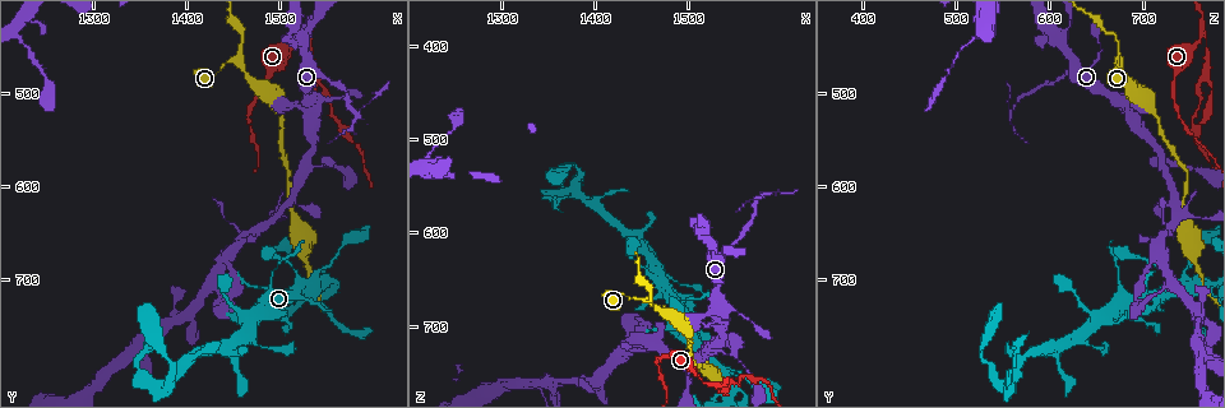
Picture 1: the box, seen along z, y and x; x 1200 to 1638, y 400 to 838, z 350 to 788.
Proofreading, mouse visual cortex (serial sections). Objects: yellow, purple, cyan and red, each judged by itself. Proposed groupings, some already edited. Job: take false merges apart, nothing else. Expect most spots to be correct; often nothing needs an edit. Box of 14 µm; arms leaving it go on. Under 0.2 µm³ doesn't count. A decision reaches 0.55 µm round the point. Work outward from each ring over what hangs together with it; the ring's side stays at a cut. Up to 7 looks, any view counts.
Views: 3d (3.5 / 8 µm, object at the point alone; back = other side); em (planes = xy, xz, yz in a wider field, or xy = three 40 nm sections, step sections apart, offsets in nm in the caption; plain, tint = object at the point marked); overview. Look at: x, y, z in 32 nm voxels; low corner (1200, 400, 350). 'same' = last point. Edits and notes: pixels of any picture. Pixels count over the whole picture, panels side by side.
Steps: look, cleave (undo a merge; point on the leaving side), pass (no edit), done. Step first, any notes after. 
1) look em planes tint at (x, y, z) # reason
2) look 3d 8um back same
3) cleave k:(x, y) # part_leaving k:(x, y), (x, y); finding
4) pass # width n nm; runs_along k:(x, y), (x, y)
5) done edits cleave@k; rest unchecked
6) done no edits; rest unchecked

look 3d 3.5um at (1530, 570, 720)

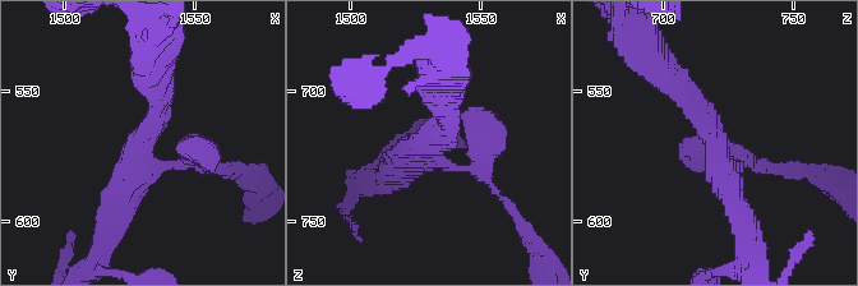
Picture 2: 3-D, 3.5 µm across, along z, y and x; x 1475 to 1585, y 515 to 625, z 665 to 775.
look em xy step 2 tint at (1526, 575, 721) # shape alone is not enough

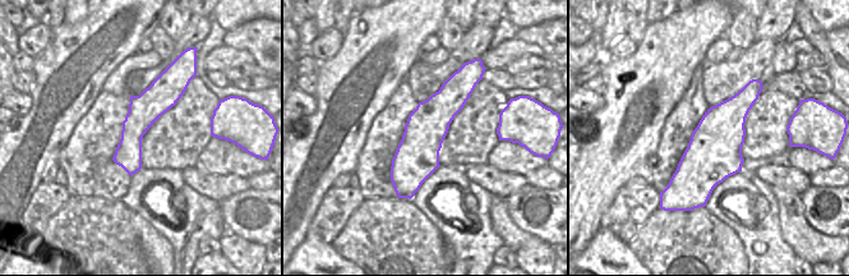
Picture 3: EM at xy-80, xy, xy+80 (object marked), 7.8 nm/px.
pass # all the same cell

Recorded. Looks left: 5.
look 3d 3.5um at (1525, 440, 760)

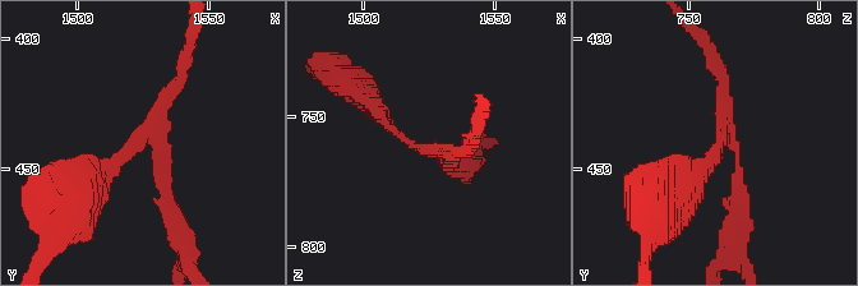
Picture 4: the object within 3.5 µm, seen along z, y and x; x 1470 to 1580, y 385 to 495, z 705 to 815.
look em xy step 3 tint at (1525, 437, 764) # now the EM

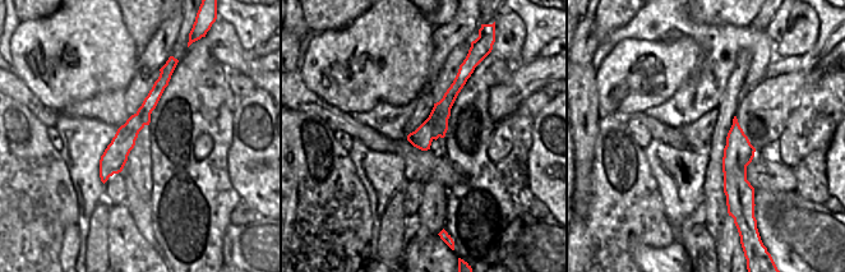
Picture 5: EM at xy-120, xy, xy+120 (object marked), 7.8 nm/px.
cleave 4:(167, 183) # width 180 nm; part_leaving 4:(153, 138), (185, 255); a second cell is stuck on

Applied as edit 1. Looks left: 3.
look 3d 3.5um at (1450, 465, 670)

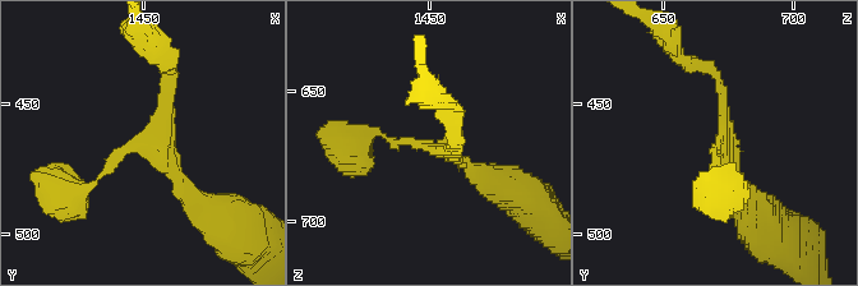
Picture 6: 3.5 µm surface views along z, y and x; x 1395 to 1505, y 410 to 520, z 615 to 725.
look em planes tint at (1450, 465, 671)

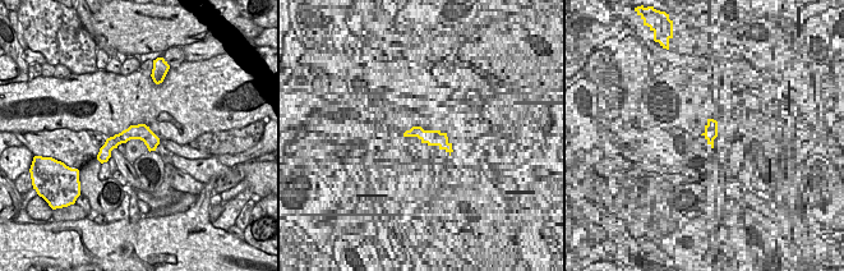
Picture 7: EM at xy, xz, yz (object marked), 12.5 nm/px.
pass # runs_along 7:(156, 141), (127, 134), (104, 157); continuous, no second cell

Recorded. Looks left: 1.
done edits cleave@4; rest unchecked

